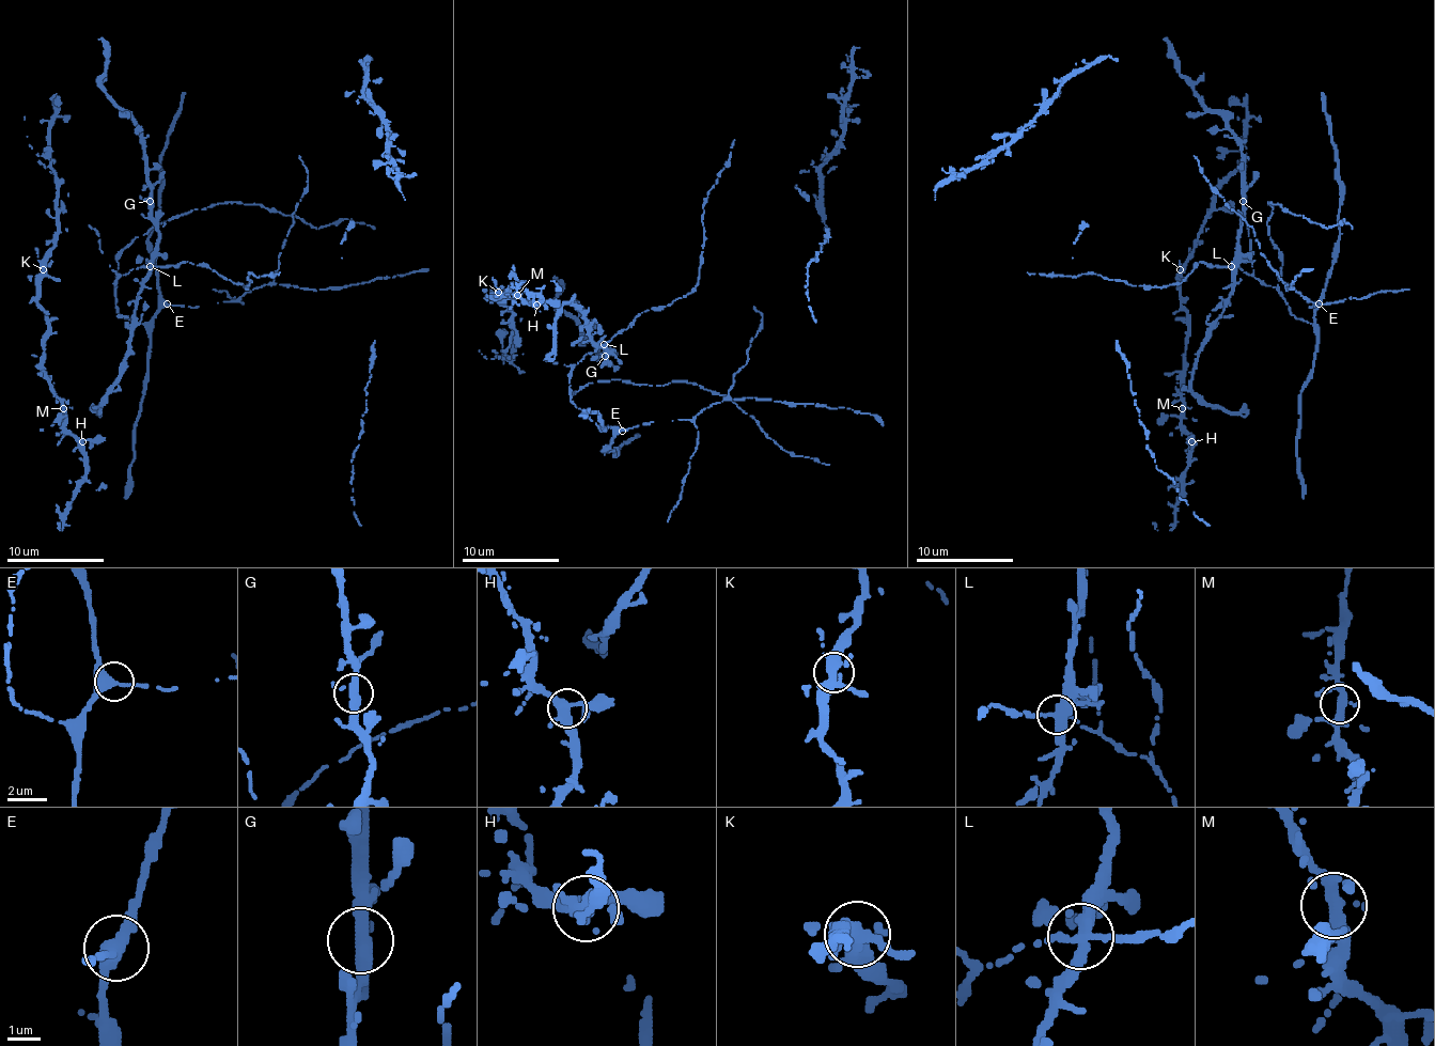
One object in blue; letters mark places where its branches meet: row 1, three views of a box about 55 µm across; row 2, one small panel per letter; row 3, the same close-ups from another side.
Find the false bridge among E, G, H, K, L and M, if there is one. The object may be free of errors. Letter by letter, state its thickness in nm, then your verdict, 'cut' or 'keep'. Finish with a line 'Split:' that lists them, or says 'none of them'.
E: 320 nm thick; keep
G: 360 nm thick; keep
H: 360 nm thick; keep
K: 360 nm thick; keep
L: 380 nm thick; keep
M: 320 nm thick; keep
Split: none of them

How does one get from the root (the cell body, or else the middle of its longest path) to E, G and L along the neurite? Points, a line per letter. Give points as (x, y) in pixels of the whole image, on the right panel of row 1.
E: (1209, 267), (1238, 267), (1267, 286), (1275, 286), (1289, 311), (1309, 323), (1313, 323), (1313, 308), (1319, 303)
G: (1209, 267), (1231, 264), (1238, 243), (1243, 201)
L: (1209, 267), (1231, 267)

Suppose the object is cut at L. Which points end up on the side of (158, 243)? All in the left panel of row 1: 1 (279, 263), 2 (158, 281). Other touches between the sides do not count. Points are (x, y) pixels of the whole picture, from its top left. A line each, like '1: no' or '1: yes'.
1: yes
2: yes

